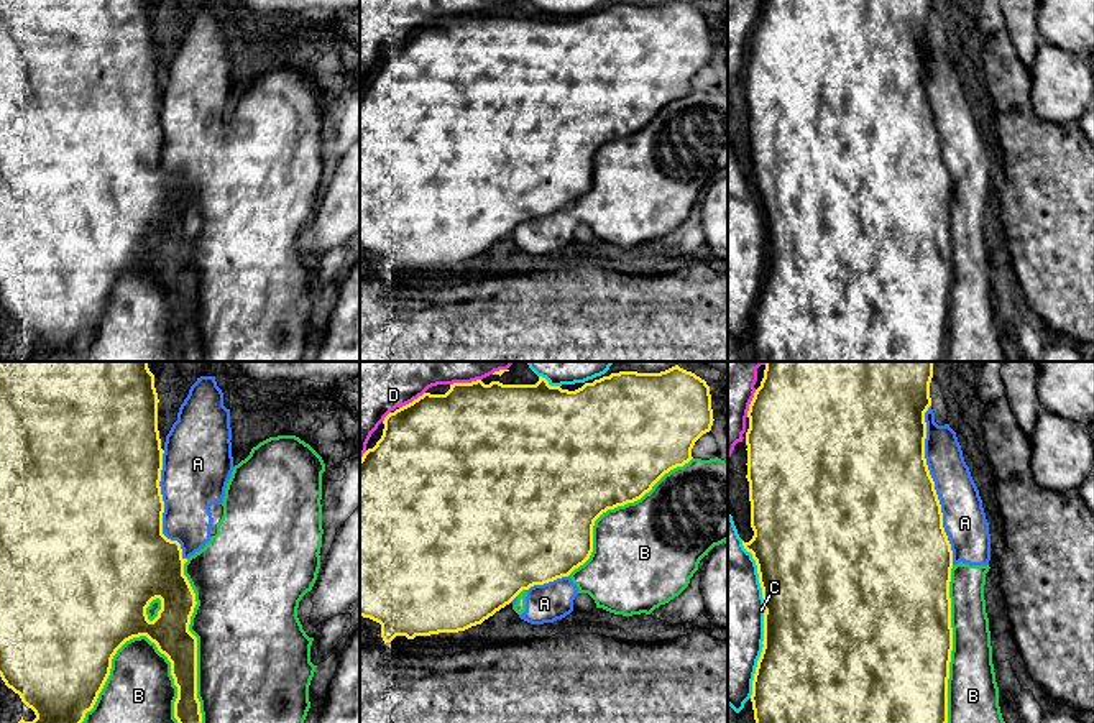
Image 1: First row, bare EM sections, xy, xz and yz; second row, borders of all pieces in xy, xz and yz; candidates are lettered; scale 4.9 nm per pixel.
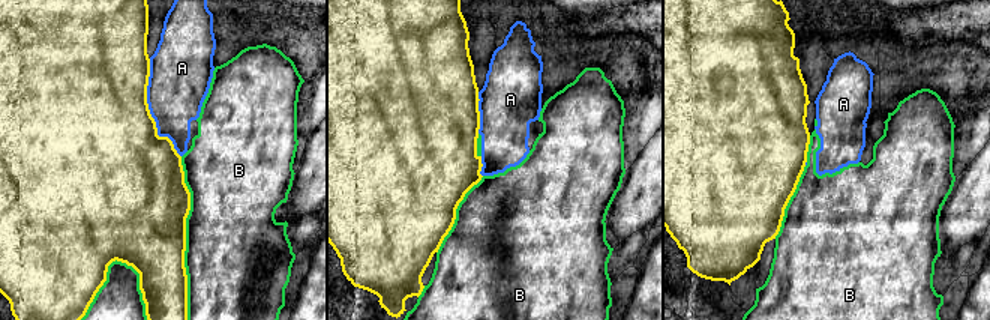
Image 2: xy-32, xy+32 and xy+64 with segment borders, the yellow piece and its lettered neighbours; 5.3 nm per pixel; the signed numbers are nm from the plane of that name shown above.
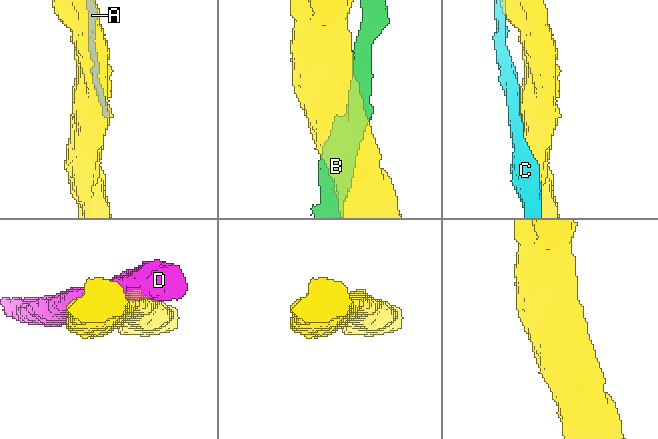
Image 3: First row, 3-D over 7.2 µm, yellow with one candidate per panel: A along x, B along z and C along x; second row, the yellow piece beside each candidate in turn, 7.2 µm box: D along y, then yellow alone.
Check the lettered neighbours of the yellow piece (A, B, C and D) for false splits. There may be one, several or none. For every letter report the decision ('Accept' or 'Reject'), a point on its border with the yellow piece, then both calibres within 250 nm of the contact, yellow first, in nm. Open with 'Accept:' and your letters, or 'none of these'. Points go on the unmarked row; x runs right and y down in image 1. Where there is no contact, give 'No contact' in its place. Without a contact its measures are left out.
Accept: none of these
A: Reject. Touches yellow at yz (933, 117). Thickness 500 nm (yellow) against 220 nm
B: Reject. Touches yellow at xy (109, 304). Thickness 500 nm (yellow) against 400 nm
C: Reject. Touches yellow at yz (764, 252). Thickness 500 nm (yellow) against 360 nm
D: Reject. Touches yellow at xz (413, 33). Thickness 500 nm (yellow) against 300 nm

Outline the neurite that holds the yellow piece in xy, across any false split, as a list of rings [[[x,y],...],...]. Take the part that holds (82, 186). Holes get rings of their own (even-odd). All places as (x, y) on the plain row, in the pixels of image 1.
[[[0,0],[0,309],[8,320],[20,327],[21,334],[31,340],[36,347],[33,353],[25,353],[23,348],[16,357],[16,362],[76,362],[90,343],[102,324],[112,301],[112,291],[117,283],[130,271],[146,268],[156,276],[158,283],[168,289],[171,294],[171,307],[174,317],[177,319],[177,330],[174,334],[174,350],[177,352],[181,362],[200,362],[202,345],[200,334],[197,330],[197,269],[189,263],[191,248],[197,237],[195,225],[184,207],[184,196],[187,191],[182,189],[182,181],[177,173],[171,173],[163,166],[163,145],[164,133],[161,127],[161,102],[163,102],[163,85],[161,71],[158,62],[158,25],[154,20],[154,7],[149,0]],[[153,232],[161,232],[161,242],[158,248],[149,253],[146,240]]]

